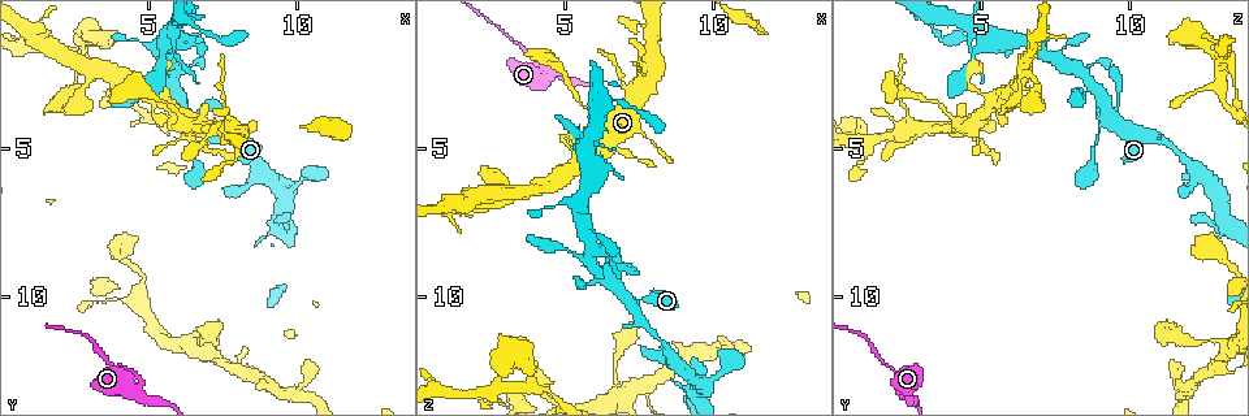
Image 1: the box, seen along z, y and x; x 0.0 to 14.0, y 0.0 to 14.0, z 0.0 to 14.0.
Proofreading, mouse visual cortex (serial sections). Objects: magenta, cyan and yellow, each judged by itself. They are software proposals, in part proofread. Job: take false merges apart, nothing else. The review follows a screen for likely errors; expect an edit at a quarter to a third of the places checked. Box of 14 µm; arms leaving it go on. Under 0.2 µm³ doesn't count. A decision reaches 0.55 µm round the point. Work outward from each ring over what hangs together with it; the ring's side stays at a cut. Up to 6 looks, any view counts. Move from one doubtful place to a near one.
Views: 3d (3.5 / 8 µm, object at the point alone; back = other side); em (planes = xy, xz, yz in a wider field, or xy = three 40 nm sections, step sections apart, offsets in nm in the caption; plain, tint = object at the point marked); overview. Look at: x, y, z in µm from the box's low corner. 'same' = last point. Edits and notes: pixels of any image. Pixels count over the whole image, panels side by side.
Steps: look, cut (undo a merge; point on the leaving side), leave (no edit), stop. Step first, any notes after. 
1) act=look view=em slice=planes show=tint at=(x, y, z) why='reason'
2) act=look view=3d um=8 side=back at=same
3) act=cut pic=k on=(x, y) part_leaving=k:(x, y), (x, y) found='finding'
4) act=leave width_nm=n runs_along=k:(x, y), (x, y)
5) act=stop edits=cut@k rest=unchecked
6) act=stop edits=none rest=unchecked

act=look view=3d um=3.5 at=(6.4, 3.9, 9.4) why='two arms in line, one across'

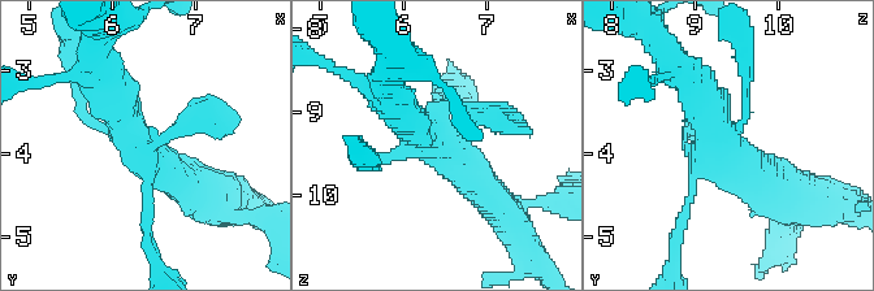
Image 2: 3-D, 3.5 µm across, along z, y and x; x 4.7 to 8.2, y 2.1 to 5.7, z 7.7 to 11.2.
act=look view=em slice=xy step=2 show=tint at=(6.35, 3.95, 9.35) why='need the tissue'

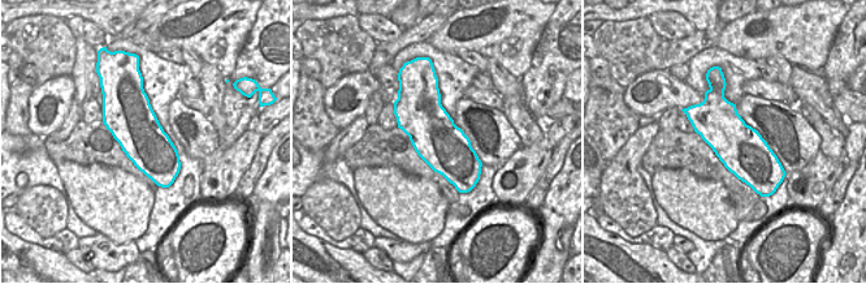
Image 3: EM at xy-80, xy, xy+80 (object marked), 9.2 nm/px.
act=leave width_nm=440 runs_along=2:(198, 190), (130, 138), (105, 82) found='continuous, no second cell'

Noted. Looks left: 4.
act=look view=3d um=3.5 at=(6.0, 3.7, 3.9) why='calibre changes'

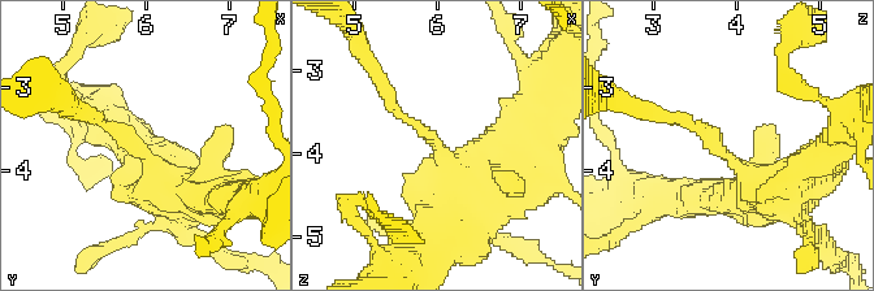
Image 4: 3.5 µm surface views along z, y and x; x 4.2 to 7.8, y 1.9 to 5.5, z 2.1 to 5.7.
act=look view=em slice=xy step=5 show=tint at=(6.05, 3.80, 3.85) arm_widths_nm=150,600

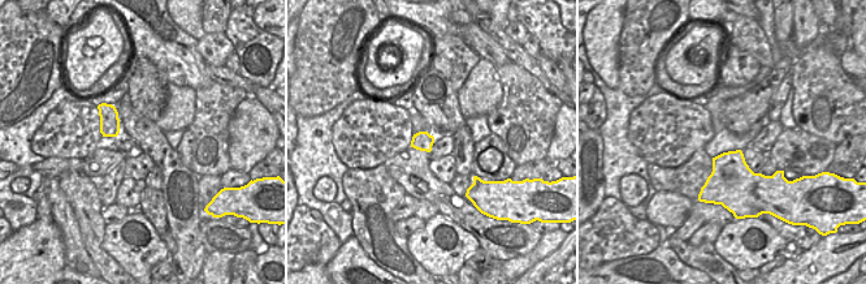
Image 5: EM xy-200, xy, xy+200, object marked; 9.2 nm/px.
act=leave runs_along=4:(487, 195), (450, 172), (383, 88) found='continuous, no second cell'

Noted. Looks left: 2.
act=look view=em slice=xy step=5 show=tint at=(4.6, 13.1, 2.5) why='thin arm on a thick one'

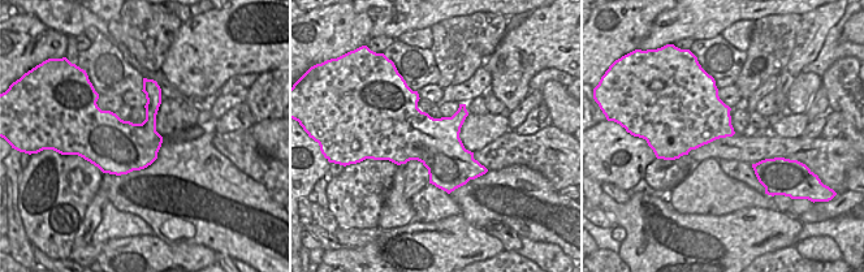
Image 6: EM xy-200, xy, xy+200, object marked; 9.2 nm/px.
act=look view=3d um=3.5 at=same

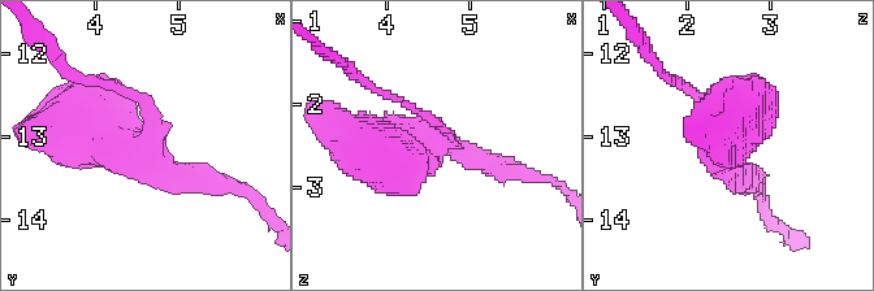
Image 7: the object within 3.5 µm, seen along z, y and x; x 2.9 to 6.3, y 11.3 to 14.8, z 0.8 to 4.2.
act=leave width_nm=480 runs_along=7:(363, 146), (444, 135), (399, 101) found='one cell here'

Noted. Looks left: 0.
act=stop edits=none rest=unchecked

